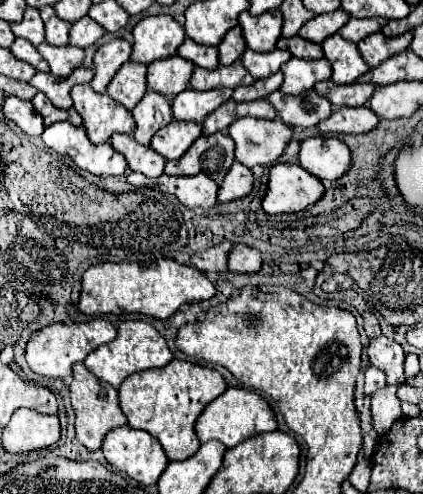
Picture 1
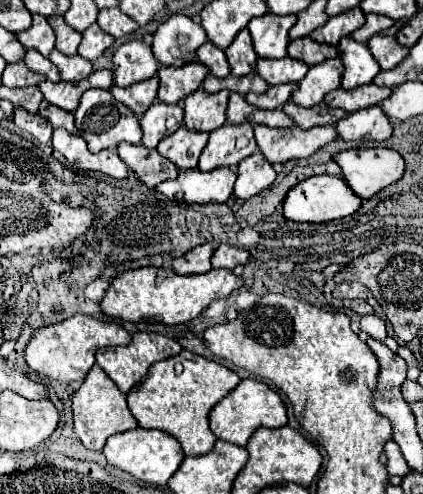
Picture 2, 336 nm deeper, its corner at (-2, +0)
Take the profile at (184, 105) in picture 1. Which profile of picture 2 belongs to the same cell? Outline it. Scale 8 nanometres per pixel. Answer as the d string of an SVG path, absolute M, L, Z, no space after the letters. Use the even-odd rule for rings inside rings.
M204 88L184 100L184 126L194 132L212 132L226 122L228 90L208 94Z

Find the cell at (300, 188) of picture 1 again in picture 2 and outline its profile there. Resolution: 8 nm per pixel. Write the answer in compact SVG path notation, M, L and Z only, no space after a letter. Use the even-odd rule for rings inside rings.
M312 176L308 180L302 180L296 184L284 200L284 216L294 222L330 222L330 220L340 220L344 216L354 214L360 210L362 200L346 186L342 178L336 176Z

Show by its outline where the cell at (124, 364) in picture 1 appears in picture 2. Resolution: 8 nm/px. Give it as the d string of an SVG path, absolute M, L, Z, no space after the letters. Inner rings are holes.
M136 332L132 336L132 342L128 346L116 346L116 348L108 348L108 350L98 350L96 352L96 364L100 364L106 374L116 382L116 386L128 394L132 390L132 386L136 386L148 372L148 368L154 364L154 362L160 362L160 360L166 360L166 358L172 358L176 356L178 352L182 350L182 346L172 340L172 338L166 338L166 336L160 336L160 334L154 334L154 332Z

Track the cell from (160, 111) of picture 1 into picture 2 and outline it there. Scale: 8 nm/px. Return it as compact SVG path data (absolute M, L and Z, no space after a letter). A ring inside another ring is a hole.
M154 102L150 106L150 110L140 118L142 130L144 130L144 138L142 144L146 148L156 148L158 142L162 138L166 138L168 130L166 130L166 120L174 116L178 118L178 122L182 122L184 110L180 106L172 106L172 104L162 104L162 102Z

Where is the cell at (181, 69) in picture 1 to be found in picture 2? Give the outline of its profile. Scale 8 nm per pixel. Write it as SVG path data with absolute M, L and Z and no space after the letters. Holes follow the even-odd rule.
M192 62L180 68L164 68L160 66L160 90L158 98L166 104L180 104L188 94L200 88L202 80L206 78L208 68L202 62Z

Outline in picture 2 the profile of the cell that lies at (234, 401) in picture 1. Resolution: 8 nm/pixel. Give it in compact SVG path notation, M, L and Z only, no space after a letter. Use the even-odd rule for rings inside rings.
M254 378L242 380L226 398L222 398L210 412L210 428L216 438L232 442L236 446L246 446L248 438L260 428L280 428L288 422L286 406L278 392L268 388L264 382L258 382Z

